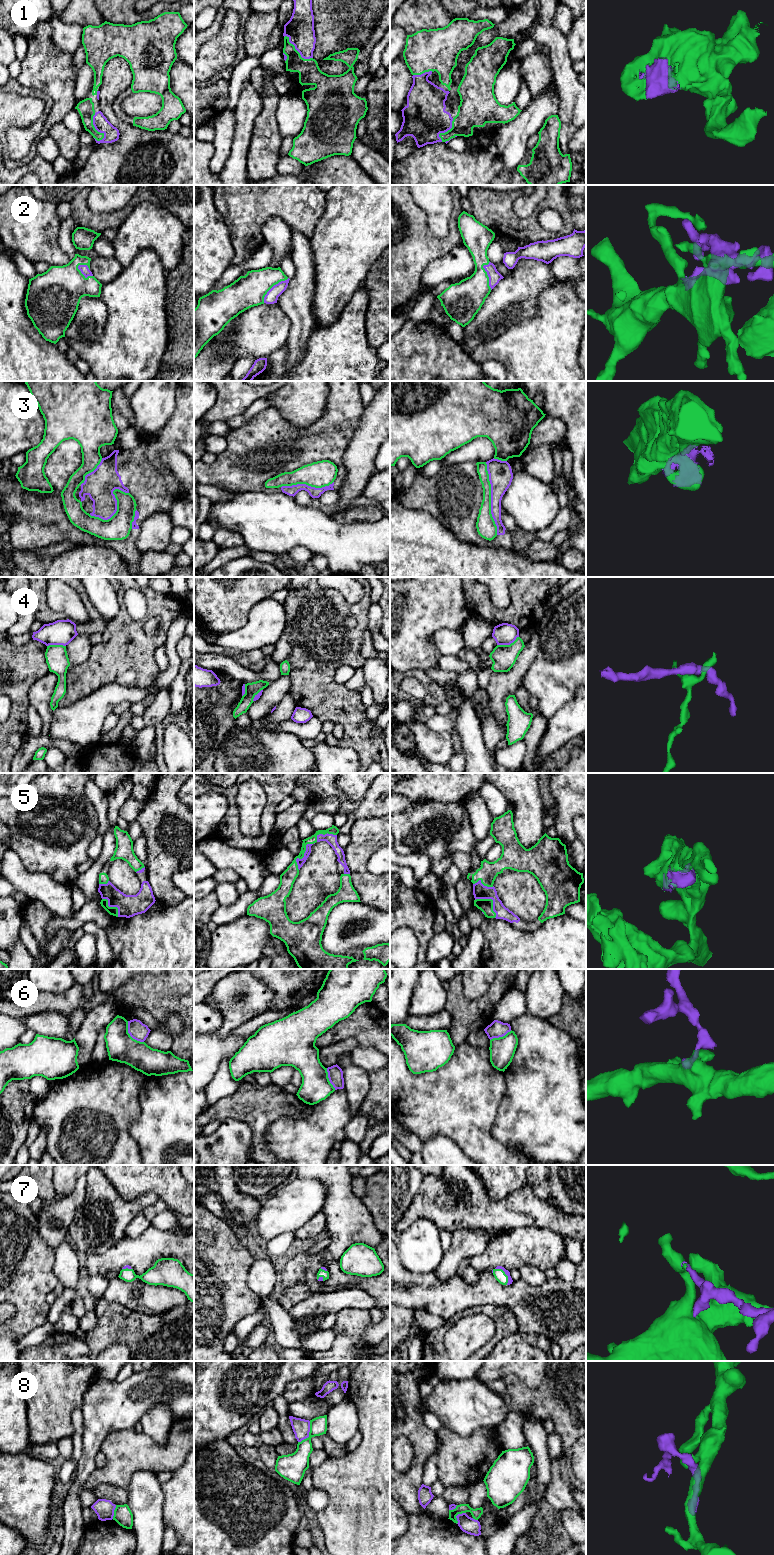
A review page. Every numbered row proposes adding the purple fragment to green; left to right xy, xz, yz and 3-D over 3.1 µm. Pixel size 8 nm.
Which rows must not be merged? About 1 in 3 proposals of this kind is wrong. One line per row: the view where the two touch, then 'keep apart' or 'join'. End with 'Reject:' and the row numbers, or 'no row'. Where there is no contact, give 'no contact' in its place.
1: xy | join
2: xy | join
3: yz | keep apart
4: yz | keep apart
5: xz | join
6: xy | keep apart
7: yz | join
8: xz | keep apart
Reject: 3, 4, 6, 8

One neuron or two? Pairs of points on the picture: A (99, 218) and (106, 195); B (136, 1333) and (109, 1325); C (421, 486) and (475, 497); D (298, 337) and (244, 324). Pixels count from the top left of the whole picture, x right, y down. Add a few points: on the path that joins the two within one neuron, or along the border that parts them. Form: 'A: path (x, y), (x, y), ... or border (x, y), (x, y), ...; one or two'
A: border (86, 197), (94, 212), (113, 212), (124, 206); two
B: path (129, 1327), (116, 1325); one
C: path (434, 495), (462, 497); one
D: border (283, 311), (290, 321), (290, 330), (286, 344); two

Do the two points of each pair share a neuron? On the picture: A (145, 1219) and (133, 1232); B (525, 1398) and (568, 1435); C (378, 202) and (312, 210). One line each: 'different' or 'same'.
A: same
B: same
C: different

